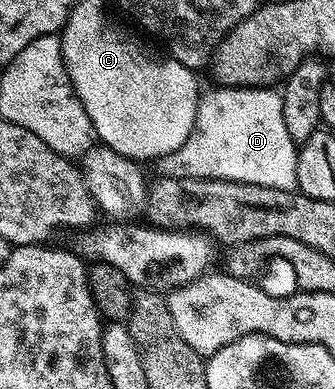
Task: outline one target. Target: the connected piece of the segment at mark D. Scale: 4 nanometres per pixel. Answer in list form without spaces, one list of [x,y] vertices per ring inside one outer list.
[[[219,87],[213,89],[208,93],[205,91],[199,97],[196,120],[194,121],[192,132],[189,133],[188,140],[176,152],[166,153],[164,157],[155,161],[154,166],[158,170],[157,175],[163,178],[176,179],[224,179],[226,182],[260,184],[262,187],[274,187],[281,190],[297,189],[298,144],[288,136],[288,128],[284,123],[281,93],[271,87]]]

